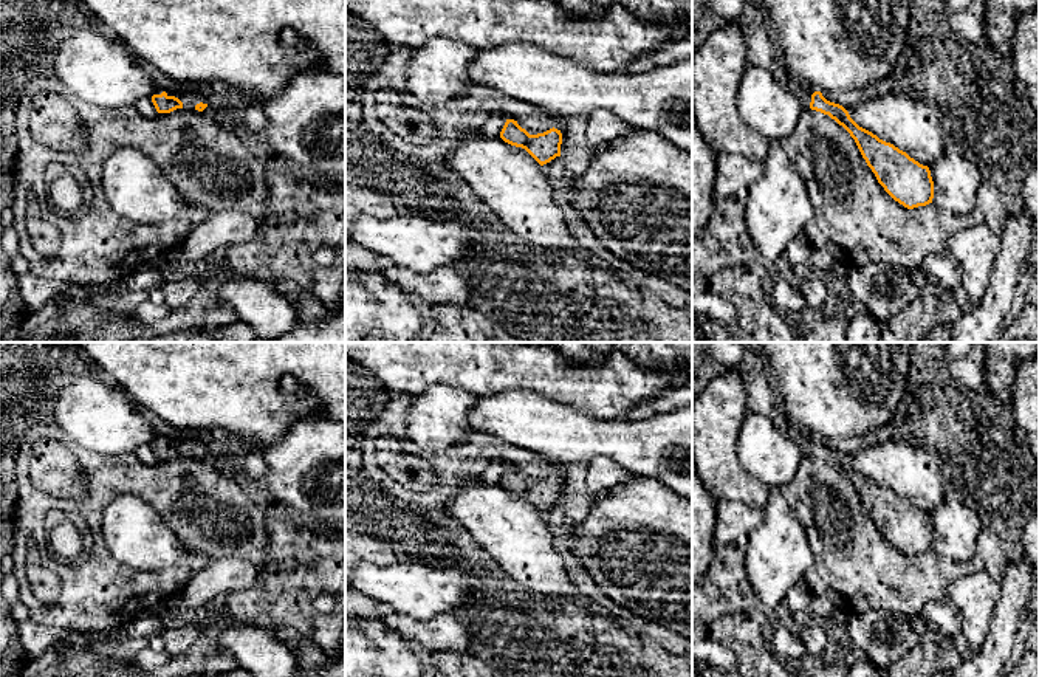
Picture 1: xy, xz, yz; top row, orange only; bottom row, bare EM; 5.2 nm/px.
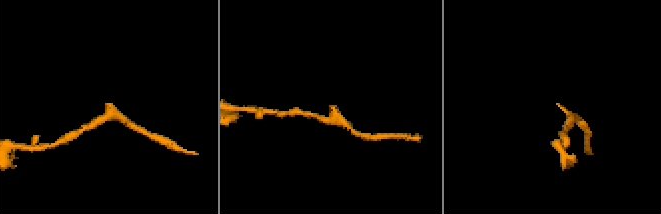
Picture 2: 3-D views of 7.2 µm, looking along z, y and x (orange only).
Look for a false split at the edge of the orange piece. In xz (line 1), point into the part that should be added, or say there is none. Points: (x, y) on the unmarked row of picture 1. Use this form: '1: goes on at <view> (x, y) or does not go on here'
1: does not go on here

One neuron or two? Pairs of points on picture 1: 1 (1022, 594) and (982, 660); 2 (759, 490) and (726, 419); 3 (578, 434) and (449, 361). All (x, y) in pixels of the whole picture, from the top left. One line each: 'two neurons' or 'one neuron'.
1: one neuron
2: one neuron
3: two neurons

